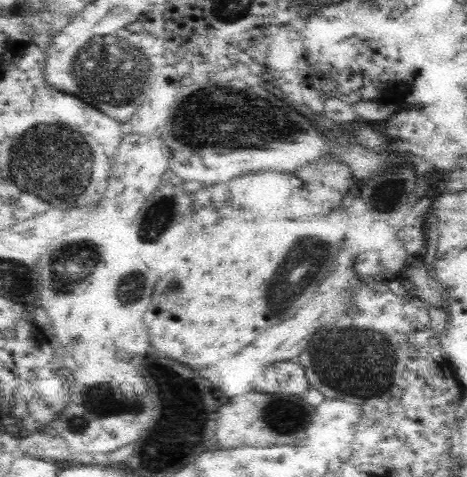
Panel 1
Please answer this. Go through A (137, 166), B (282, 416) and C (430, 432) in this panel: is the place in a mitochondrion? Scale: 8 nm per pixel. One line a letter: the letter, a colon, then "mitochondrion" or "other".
A: other
B: mitochondrion
C: other

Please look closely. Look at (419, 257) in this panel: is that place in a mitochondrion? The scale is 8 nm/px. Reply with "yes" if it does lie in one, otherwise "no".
no

